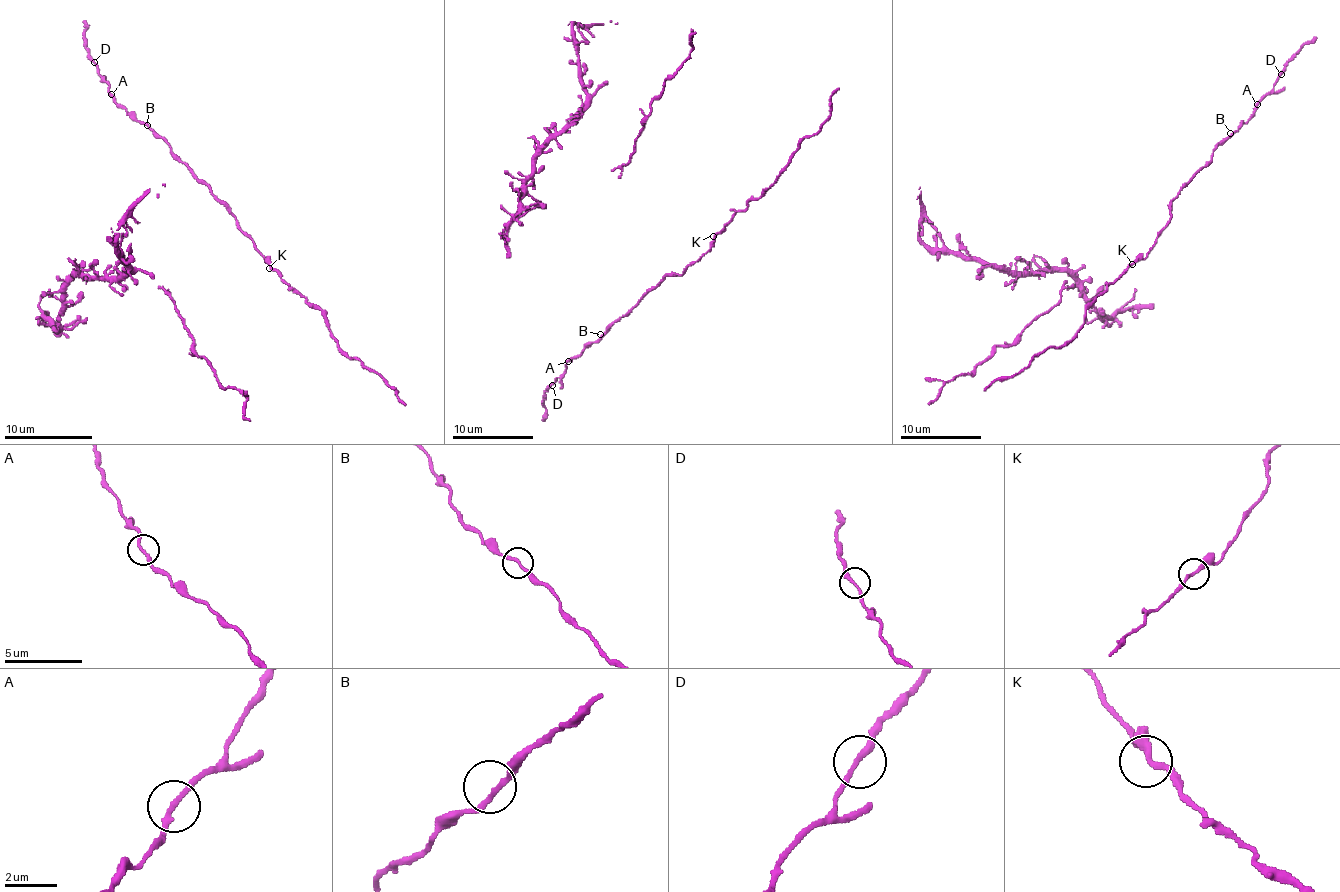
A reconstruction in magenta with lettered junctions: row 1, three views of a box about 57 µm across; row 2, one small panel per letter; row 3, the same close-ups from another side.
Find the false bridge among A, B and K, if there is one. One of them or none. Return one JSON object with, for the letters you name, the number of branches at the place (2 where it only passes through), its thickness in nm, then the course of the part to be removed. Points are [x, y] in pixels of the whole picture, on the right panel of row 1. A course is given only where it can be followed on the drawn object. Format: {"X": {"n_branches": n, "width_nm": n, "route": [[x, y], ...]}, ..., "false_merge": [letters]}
{"A": {"n_branches": 2, "width_nm": 200, "route": [[1257, 105], [1273, 89], [1289, 60], [1305, 44], [1317, 38]]}, "false_merge": ["A"]}

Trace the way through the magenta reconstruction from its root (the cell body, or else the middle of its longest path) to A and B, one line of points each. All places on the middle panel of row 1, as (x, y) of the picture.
A: (713, 236), (711, 246), (695, 262), (681, 274), (669, 274), (596, 340), (568, 361)
B: (713, 236), (711, 246), (695, 262), (681, 274), (669, 274), (600, 334)

